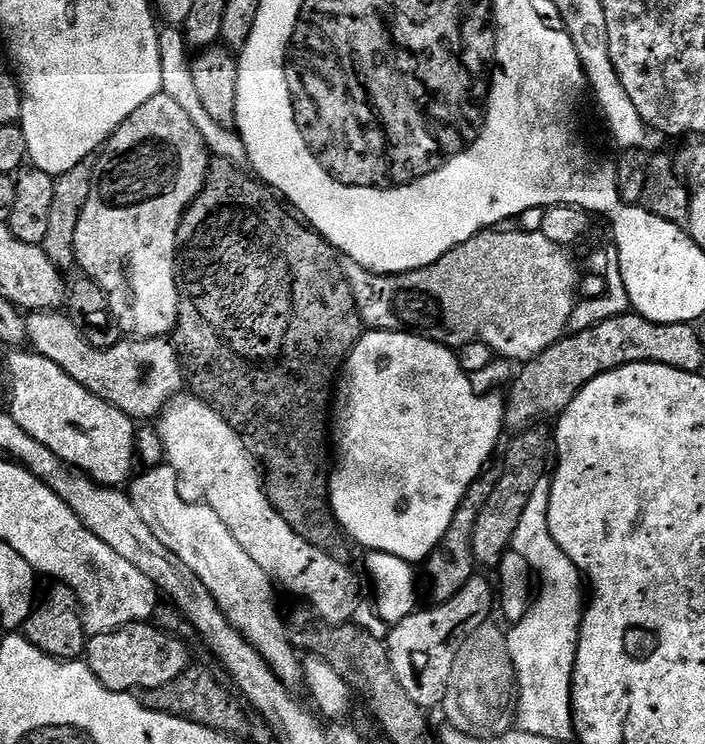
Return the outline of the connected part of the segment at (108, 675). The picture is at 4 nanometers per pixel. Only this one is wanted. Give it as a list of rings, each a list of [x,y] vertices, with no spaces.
[[[137,622],[91,637],[86,644],[86,663],[106,690],[136,694],[145,688],[174,682],[189,667],[190,660],[180,638],[161,630],[155,623]]]

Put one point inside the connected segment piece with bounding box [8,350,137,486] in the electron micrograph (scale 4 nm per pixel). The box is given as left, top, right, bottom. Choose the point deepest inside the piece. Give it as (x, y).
(95, 439)

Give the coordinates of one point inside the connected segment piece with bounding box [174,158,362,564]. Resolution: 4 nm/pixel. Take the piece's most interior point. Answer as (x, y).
(267, 319)

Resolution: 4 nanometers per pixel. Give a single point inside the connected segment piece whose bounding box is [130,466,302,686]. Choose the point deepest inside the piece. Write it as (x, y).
(242, 591)

